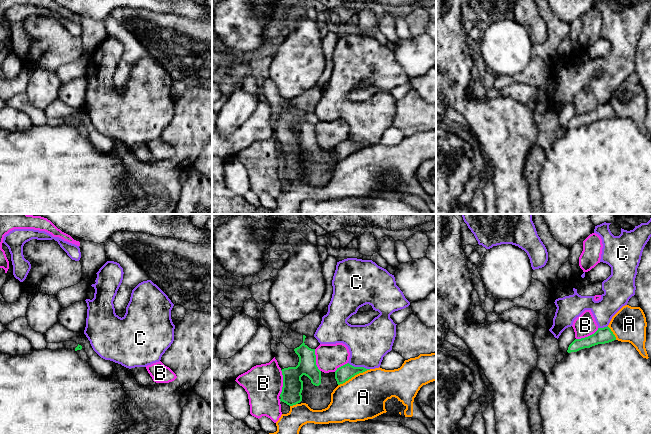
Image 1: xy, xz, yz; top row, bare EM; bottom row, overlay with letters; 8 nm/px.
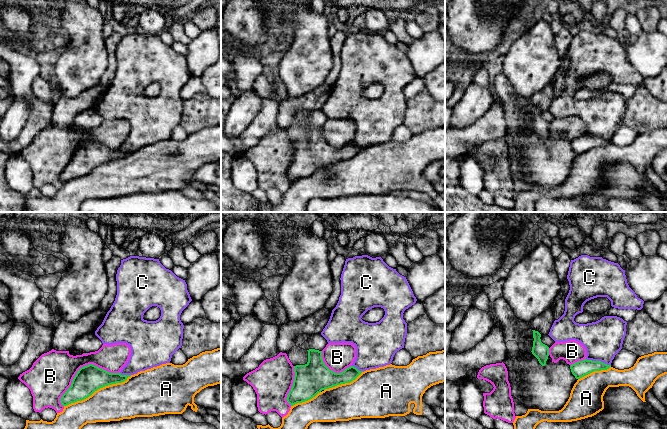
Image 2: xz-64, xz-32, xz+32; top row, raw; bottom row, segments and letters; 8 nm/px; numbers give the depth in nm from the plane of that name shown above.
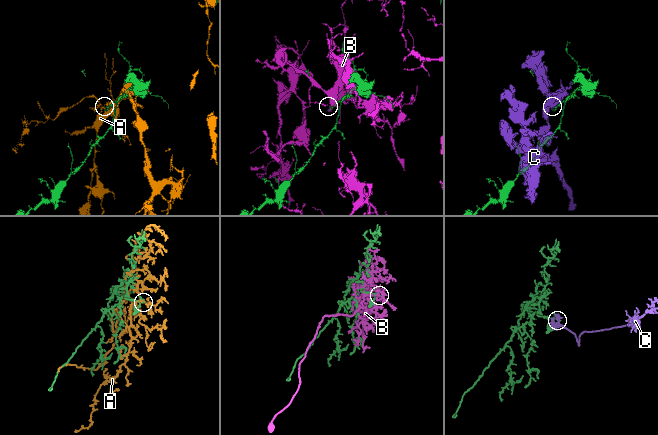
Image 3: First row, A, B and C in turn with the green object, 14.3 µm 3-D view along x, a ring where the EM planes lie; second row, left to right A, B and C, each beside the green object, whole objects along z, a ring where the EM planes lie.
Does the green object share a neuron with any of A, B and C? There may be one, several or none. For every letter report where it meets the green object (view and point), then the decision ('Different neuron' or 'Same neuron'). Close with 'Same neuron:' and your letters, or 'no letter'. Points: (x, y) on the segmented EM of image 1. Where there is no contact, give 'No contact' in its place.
A: Touches green at xz (354, 375). Different neuron
B: Touches green at xz (283, 383). Different neuron
C: Touches green at xz (359, 367). Different neuron
Same neuron: no letter

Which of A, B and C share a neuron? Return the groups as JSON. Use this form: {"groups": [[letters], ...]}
{"groups": [["A"], ["B"], ["C"]]}

